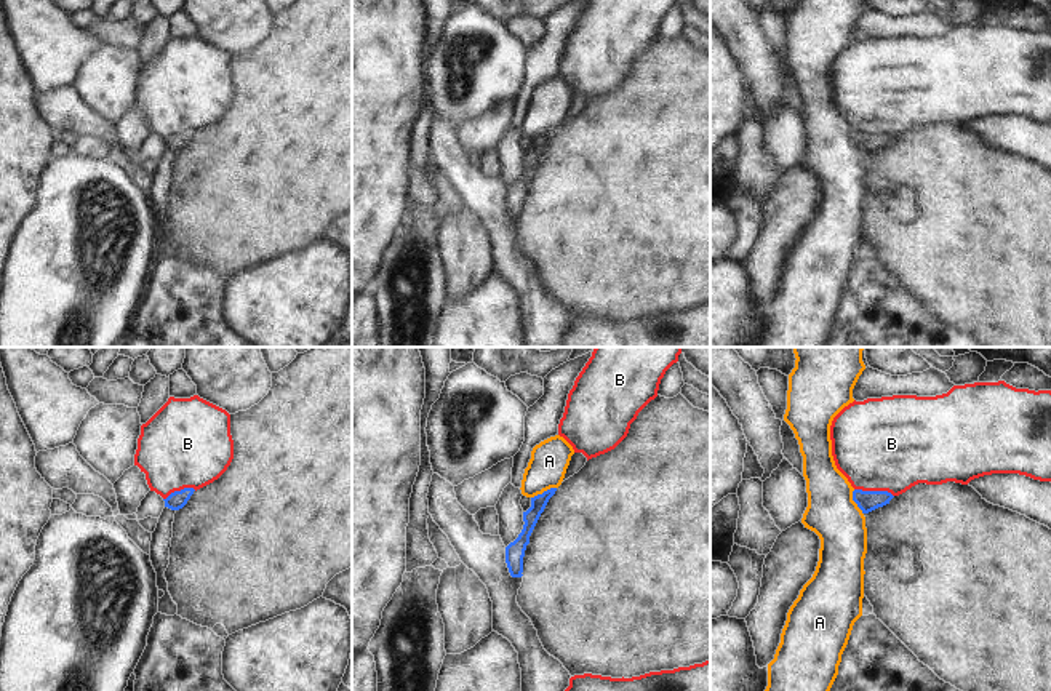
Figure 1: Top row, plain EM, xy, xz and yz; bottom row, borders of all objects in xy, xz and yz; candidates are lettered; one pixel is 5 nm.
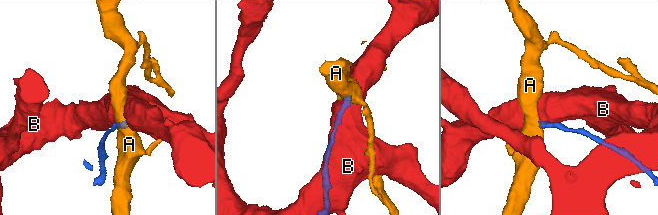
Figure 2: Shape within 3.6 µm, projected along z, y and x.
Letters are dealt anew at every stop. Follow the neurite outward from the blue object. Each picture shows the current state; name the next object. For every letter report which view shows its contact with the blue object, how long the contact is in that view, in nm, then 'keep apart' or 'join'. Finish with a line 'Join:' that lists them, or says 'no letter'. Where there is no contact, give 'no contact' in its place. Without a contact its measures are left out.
A: contact in xz; length 140 nm; keep apart
B: contact in yz; length 200 nm; keep apart
Join: no letter

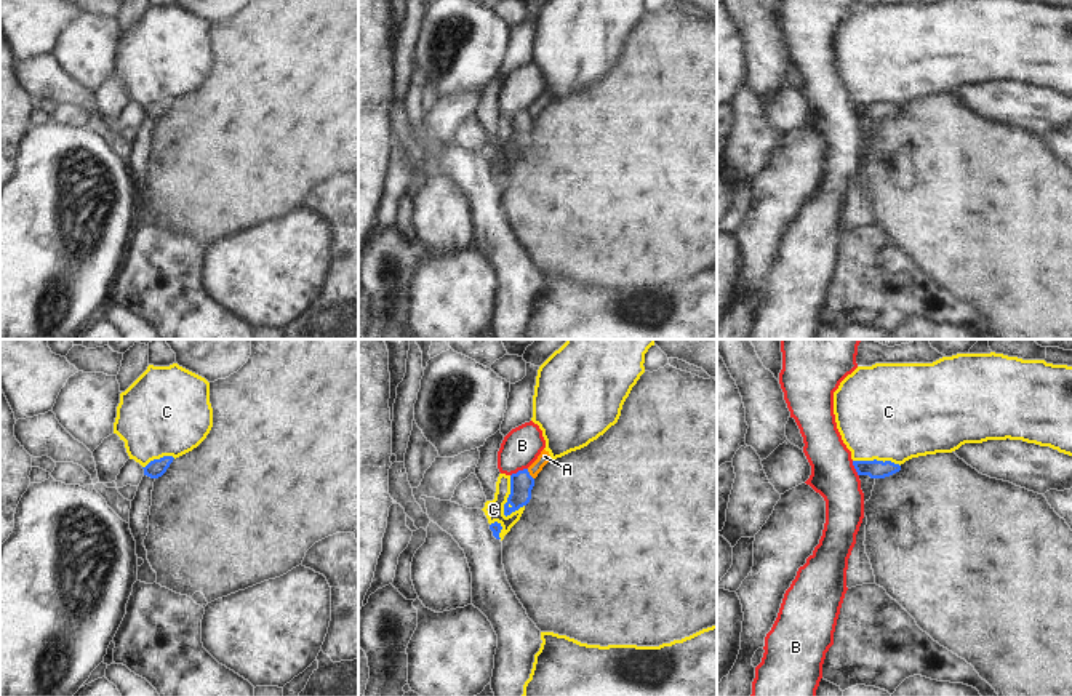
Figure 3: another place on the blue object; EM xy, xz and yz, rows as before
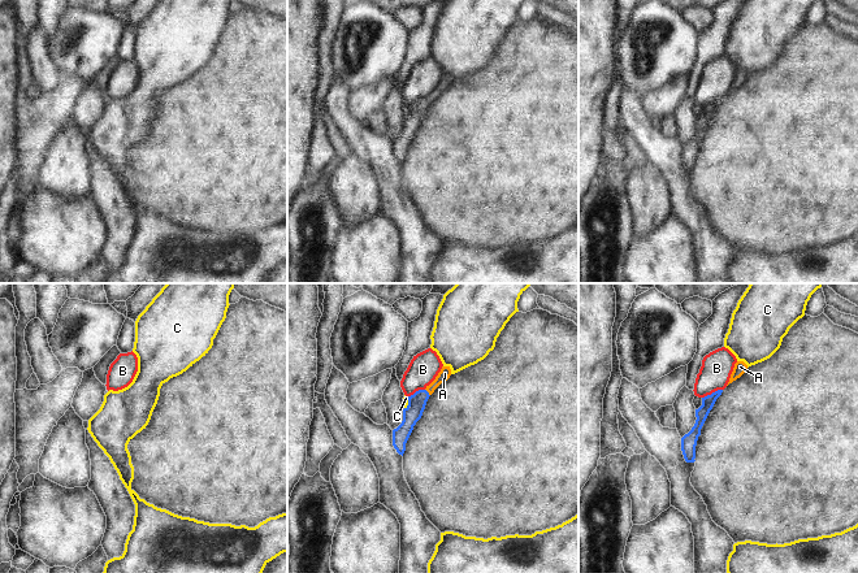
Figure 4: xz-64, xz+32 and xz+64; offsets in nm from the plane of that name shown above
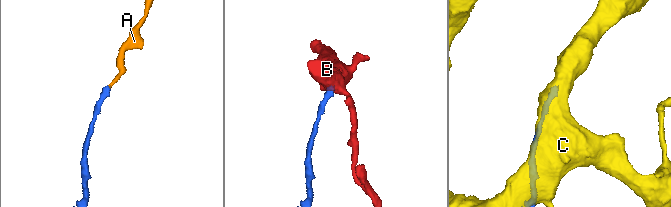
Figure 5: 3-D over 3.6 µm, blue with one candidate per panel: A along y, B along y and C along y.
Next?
A: contact in xz; length 70 nm; join
B: contact in xz; length 100 nm; keep apart
C: contact in xz; length 220 nm; keep apart
Join: A

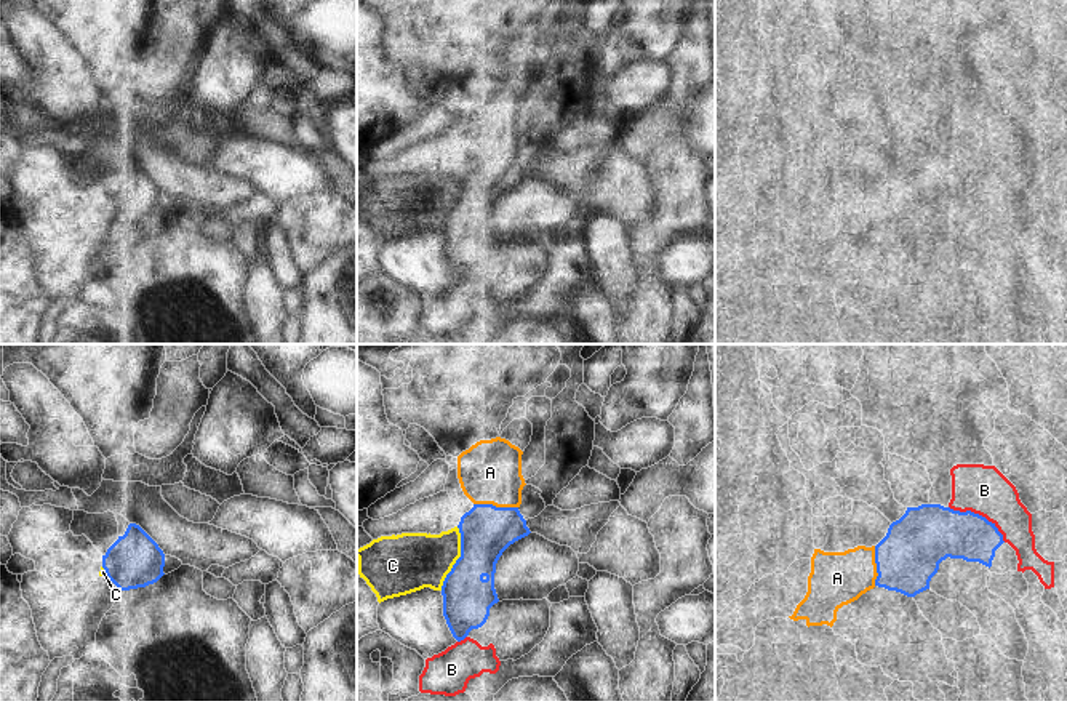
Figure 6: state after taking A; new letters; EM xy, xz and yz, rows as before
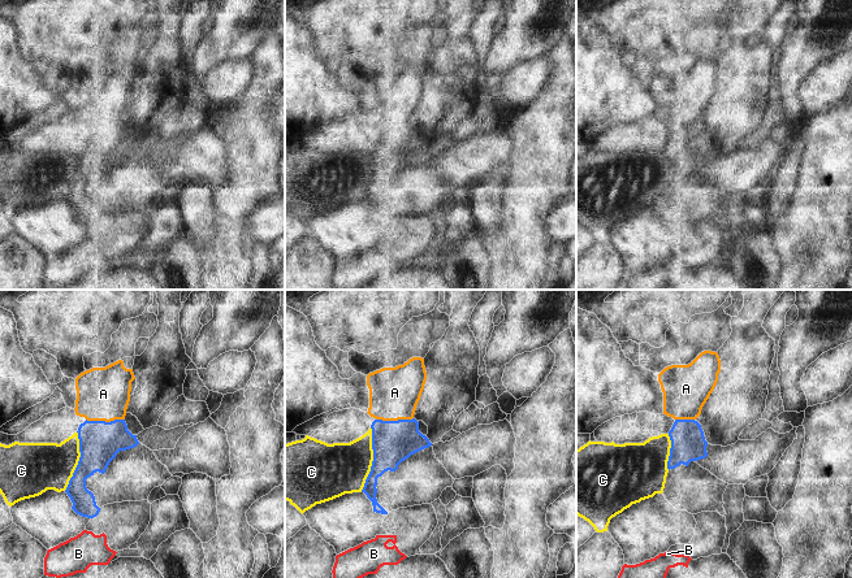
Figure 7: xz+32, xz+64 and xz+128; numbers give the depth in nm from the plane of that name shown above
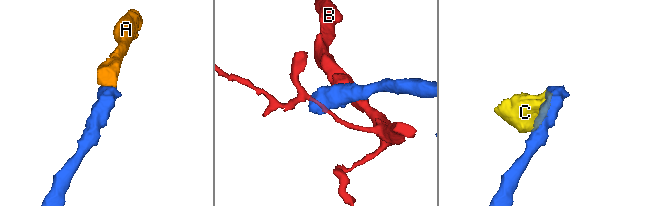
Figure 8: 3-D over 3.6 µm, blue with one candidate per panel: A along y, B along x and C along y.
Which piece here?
A: contact in xz; length 220 nm; join
B: contact in yz; length 340 nm; keep apart
C: contact in xz; length 340 nm; keep apart
Join: A

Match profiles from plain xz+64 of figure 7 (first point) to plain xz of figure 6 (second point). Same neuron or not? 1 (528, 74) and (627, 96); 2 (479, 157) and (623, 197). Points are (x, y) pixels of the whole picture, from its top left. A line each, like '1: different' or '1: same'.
1: same
2: same

